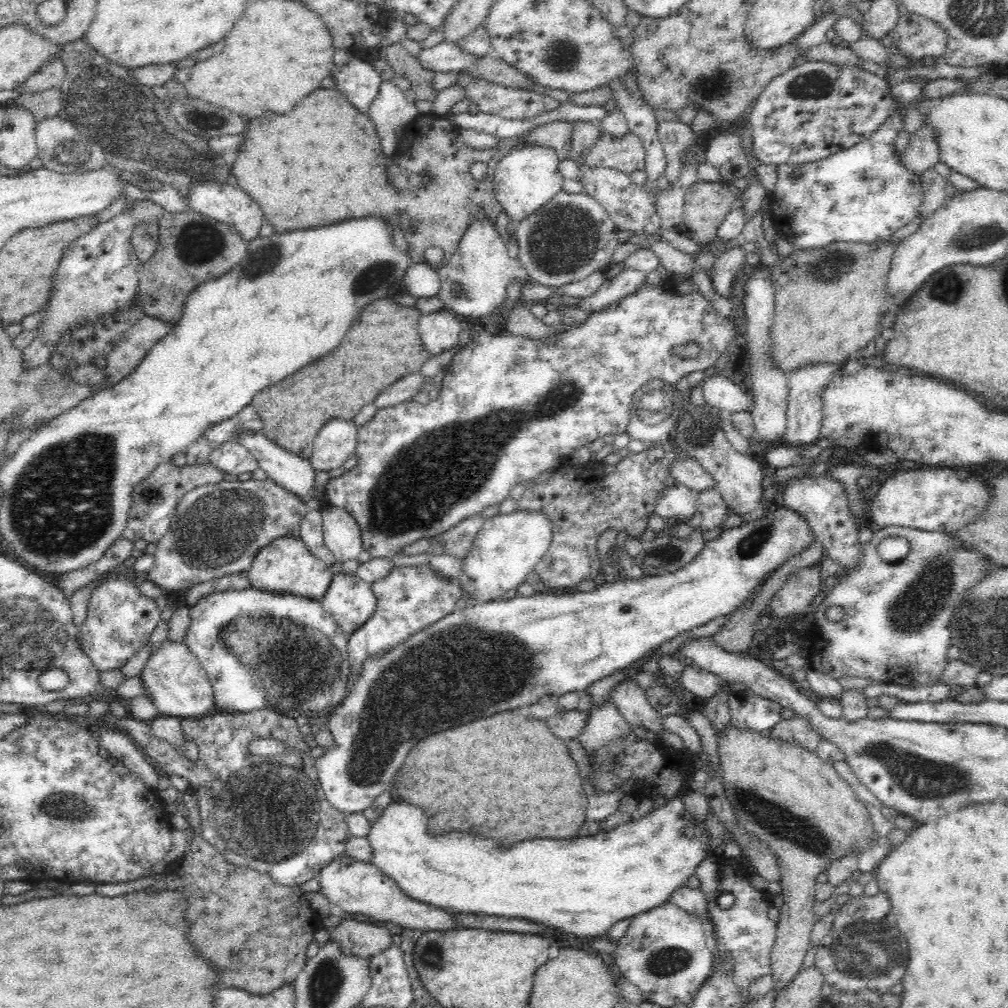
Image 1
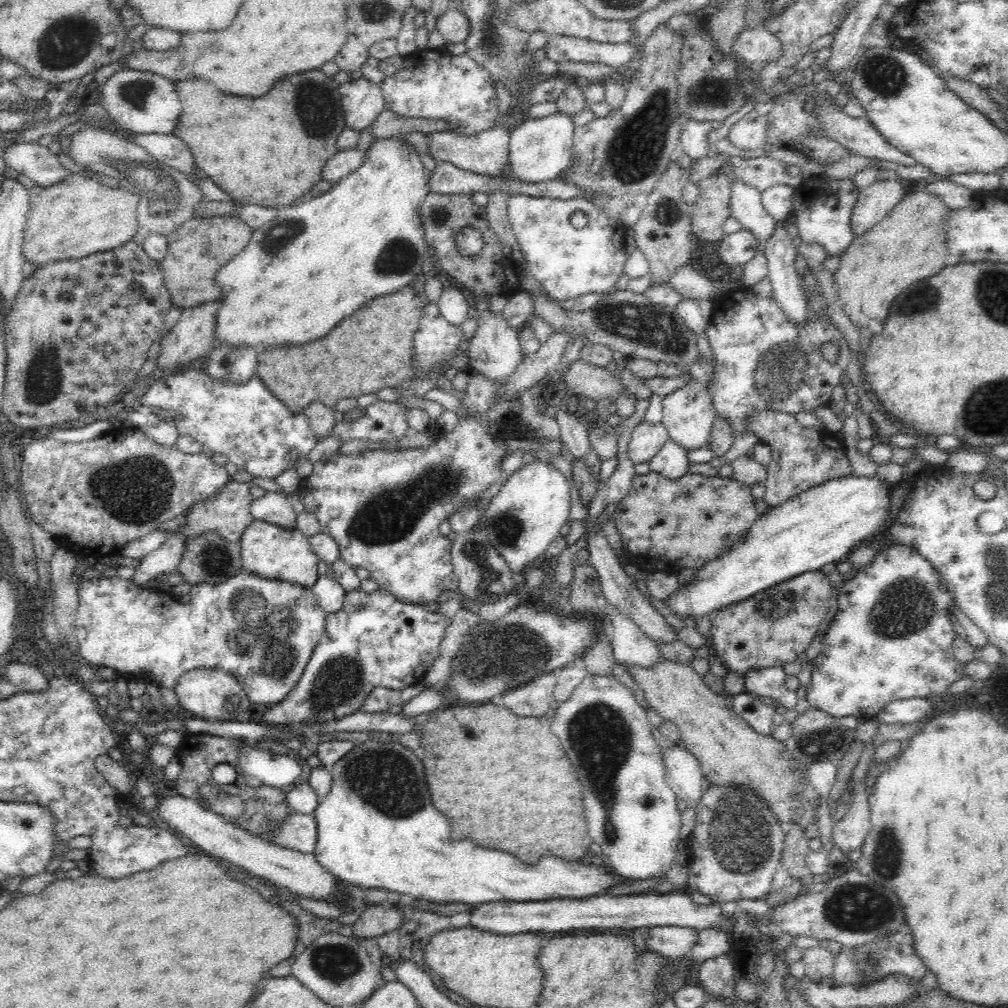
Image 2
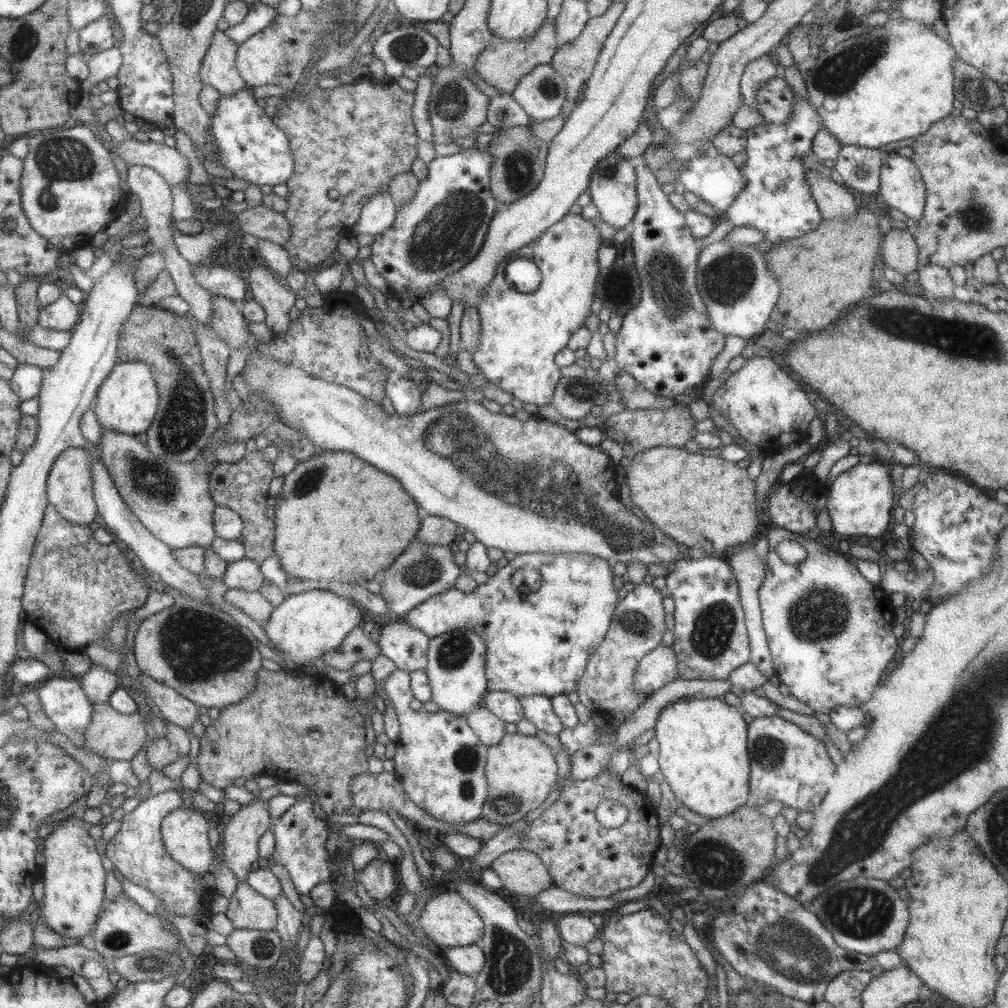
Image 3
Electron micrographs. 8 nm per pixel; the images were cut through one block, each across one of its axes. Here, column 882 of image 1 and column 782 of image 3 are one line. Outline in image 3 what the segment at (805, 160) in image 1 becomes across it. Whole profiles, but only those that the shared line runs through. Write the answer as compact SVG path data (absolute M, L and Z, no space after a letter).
M773 77L764 82L756 94L756 109L765 123L782 123L792 109L795 93L787 87L784 79Z

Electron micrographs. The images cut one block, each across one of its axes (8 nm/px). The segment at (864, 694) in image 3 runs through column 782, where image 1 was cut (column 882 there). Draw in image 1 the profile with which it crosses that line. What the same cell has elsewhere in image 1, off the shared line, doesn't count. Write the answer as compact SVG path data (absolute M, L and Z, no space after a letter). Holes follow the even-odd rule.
M889 526L875 531L868 542L864 542L864 544L860 543L860 560L858 560L858 564L848 569L846 574L839 576L838 584L823 591L823 594L815 605L815 609L811 612L811 616L809 618L810 625L813 627L815 632L822 637L820 640L820 644L822 644L820 655L807 657L807 659L810 658L810 660L814 662L814 664L811 664L812 669L828 674L828 676L832 676L834 679L839 679L843 676L850 676L852 678L869 679L870 682L892 684L906 688L927 687L928 685L941 682L944 667L949 661L947 655L948 649L952 646L951 622L953 620L955 608L960 606L962 603L965 603L965 594L980 579L989 575L991 570L994 568L996 568L996 566L994 566L990 560L986 560L986 556L982 556L981 552L974 550L974 548L964 548L958 540L954 540L954 538L949 534L942 534L942 532L920 532L920 530L904 528L901 526ZM889 536L897 536L908 540L910 543L910 552L900 560L886 563L878 557L878 551L876 550L878 548L878 544L880 544L880 540L884 540L884 538L888 538ZM830 606L840 606L844 609L844 616L840 621L832 622L824 617L825 610L830 608Z

